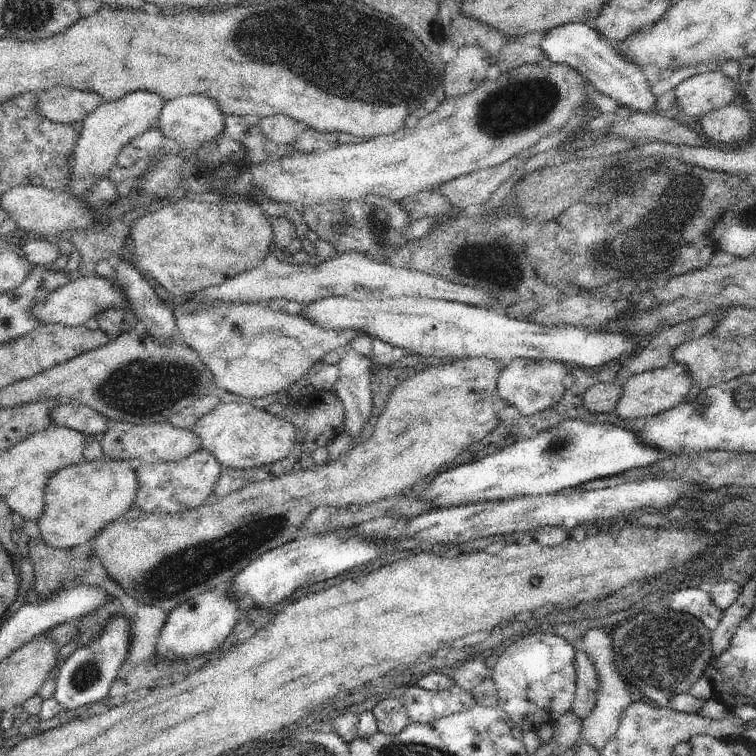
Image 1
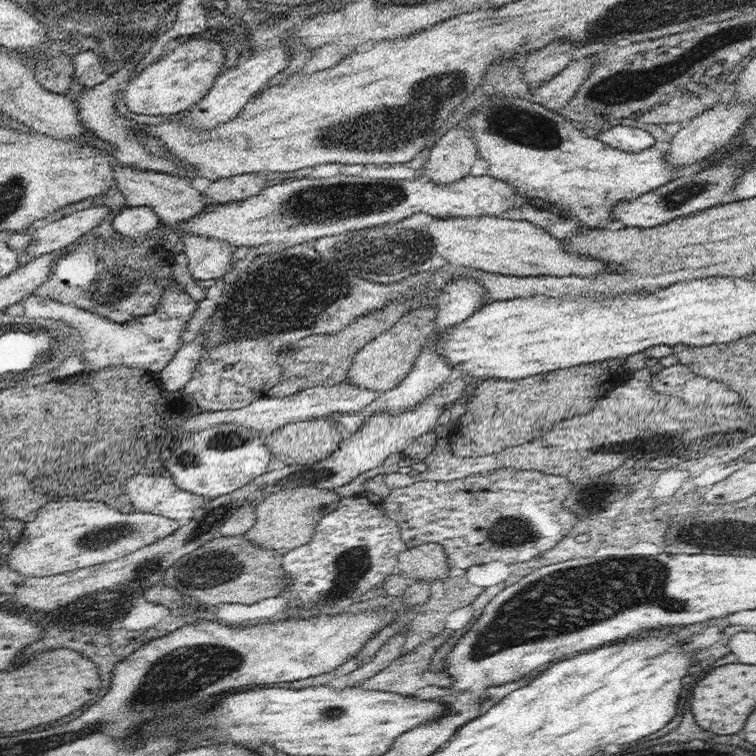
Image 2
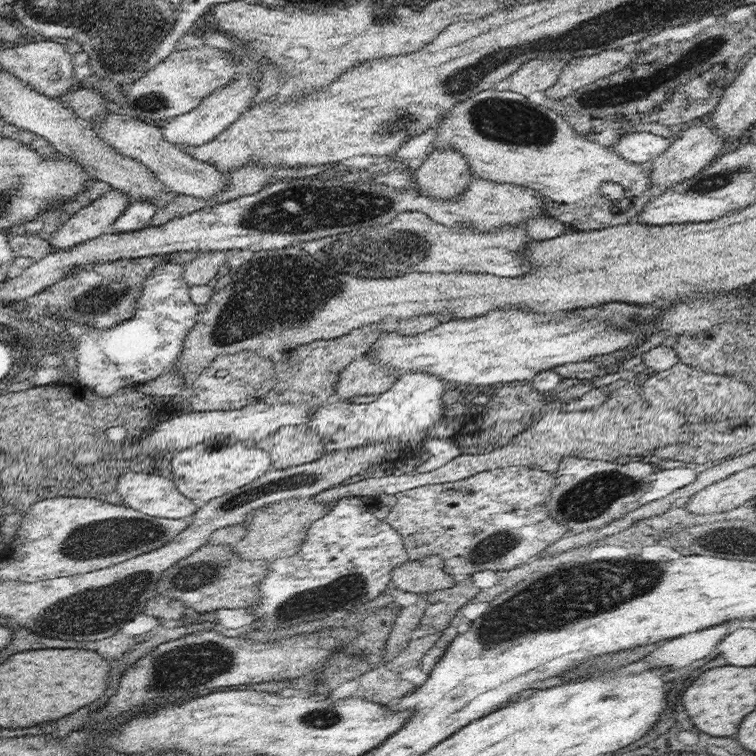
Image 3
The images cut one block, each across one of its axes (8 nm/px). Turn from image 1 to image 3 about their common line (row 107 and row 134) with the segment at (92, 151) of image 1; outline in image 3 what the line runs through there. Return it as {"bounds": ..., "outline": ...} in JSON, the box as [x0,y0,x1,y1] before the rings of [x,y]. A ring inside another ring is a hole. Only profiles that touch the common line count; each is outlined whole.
{"bounds":[93,114,227,198],"outline":[[[109,114],[105,116],[105,120],[101,124],[95,124],[93,128],[97,132],[99,138],[103,138],[107,144],[113,144],[115,150],[133,156],[135,160],[139,160],[141,164],[145,164],[151,172],[155,172],[155,176],[175,194],[183,194],[183,196],[197,196],[197,198],[211,198],[215,194],[219,194],[227,180],[223,176],[227,174],[219,174],[213,166],[203,164],[201,160],[185,154],[181,148],[177,148],[175,144],[167,142],[163,138],[163,130],[157,126],[149,126],[145,122],[127,118],[127,116],[115,116]]]}

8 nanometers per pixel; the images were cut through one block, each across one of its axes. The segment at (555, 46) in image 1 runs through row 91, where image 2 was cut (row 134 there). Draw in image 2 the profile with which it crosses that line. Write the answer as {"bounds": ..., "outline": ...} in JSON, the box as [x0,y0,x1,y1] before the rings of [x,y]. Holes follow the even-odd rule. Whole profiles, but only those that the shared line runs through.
{"bounds":[597,124,657,152],"outline":[[[621,124],[613,126],[609,130],[597,132],[597,138],[613,148],[621,148],[627,152],[639,152],[639,150],[645,150],[645,148],[657,144],[649,132],[639,130],[635,126],[621,126]]]}

